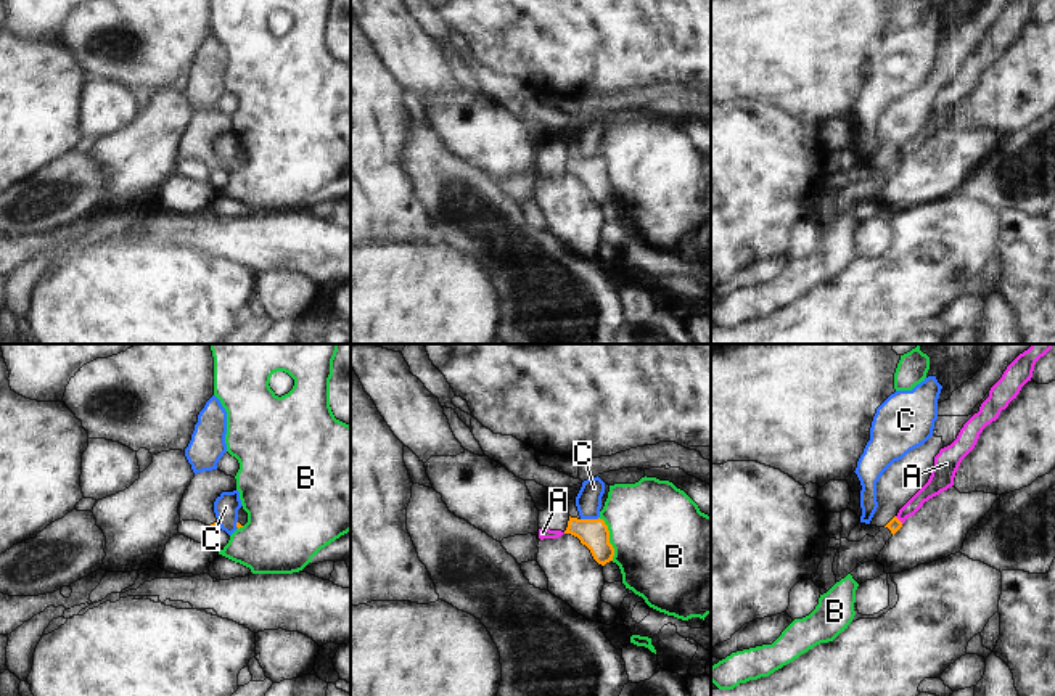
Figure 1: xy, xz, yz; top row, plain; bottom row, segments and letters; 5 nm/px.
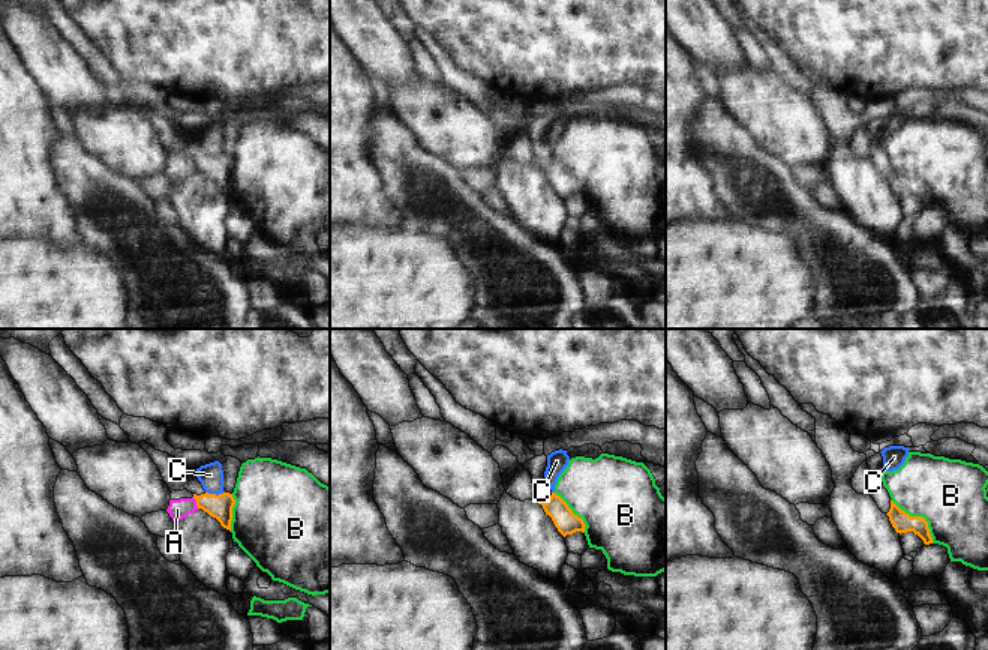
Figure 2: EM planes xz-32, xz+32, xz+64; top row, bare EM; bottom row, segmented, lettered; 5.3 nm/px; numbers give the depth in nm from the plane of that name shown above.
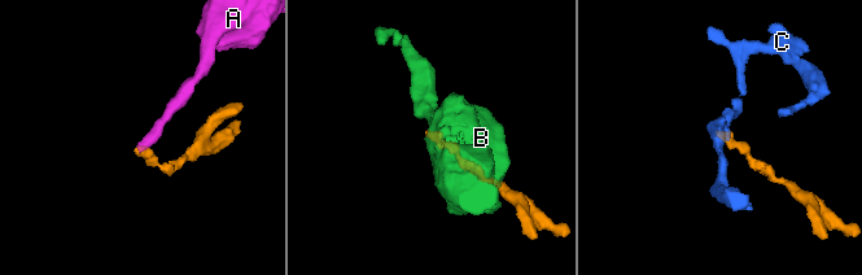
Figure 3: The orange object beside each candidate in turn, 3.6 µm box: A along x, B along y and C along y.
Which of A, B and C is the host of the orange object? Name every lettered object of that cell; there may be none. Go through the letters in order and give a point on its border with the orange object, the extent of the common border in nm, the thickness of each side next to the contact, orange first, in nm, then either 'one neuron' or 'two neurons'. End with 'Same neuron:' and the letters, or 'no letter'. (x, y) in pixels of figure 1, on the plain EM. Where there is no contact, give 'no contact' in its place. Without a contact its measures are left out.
A: yz (898, 159) | 60 nm | 70/90 nm | two neurons
B: xz (608, 179) | 220 nm | 150/480 nm | two neurons
C: xz (589, 159) | 100 nm | 150/130 nm | two neurons
Same neuron: no letter

